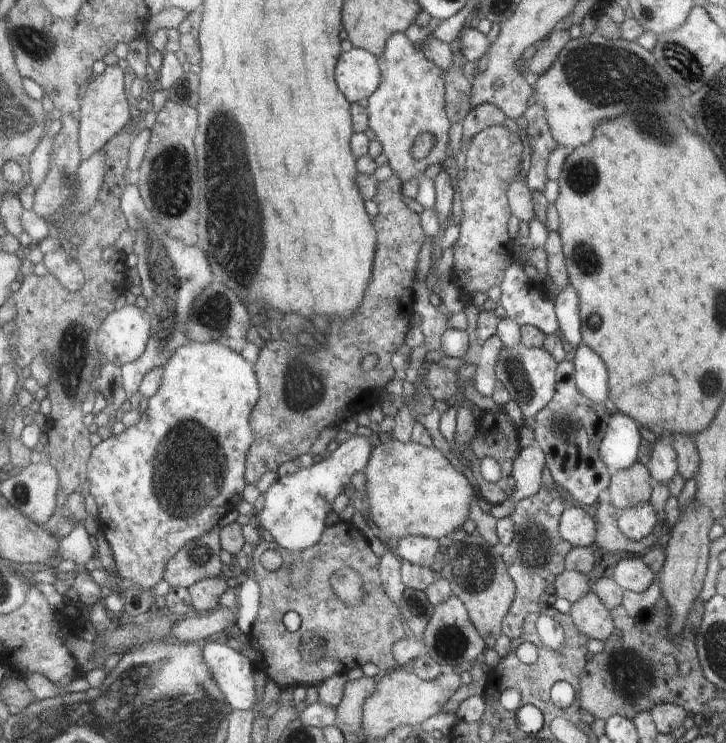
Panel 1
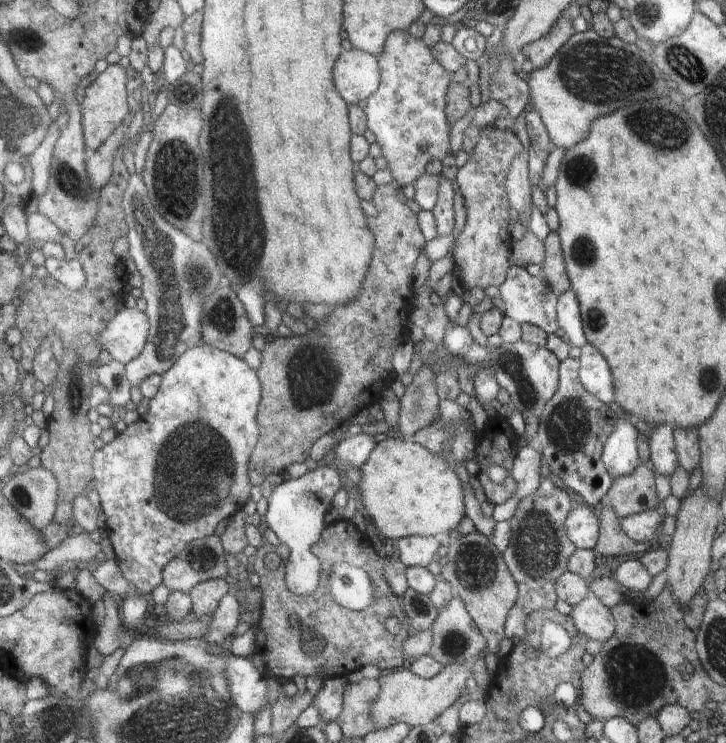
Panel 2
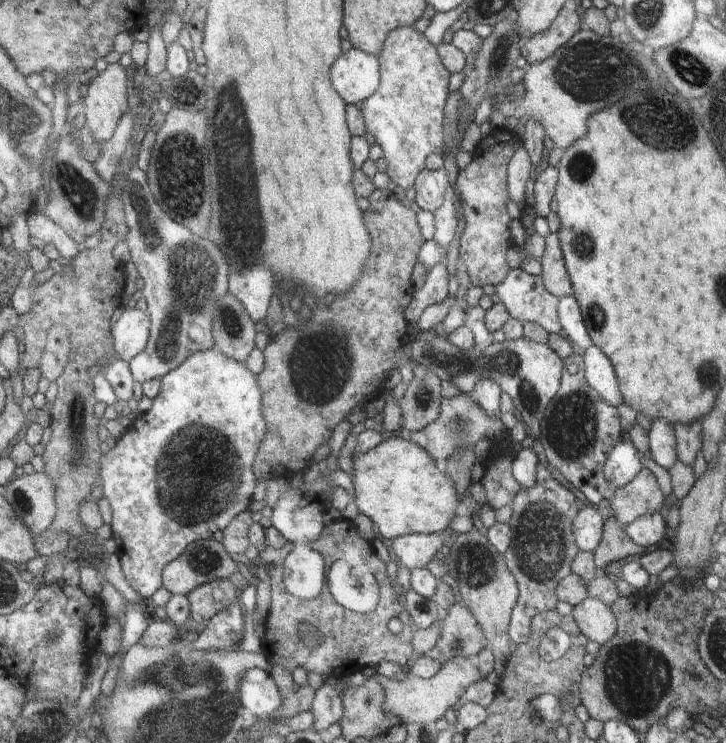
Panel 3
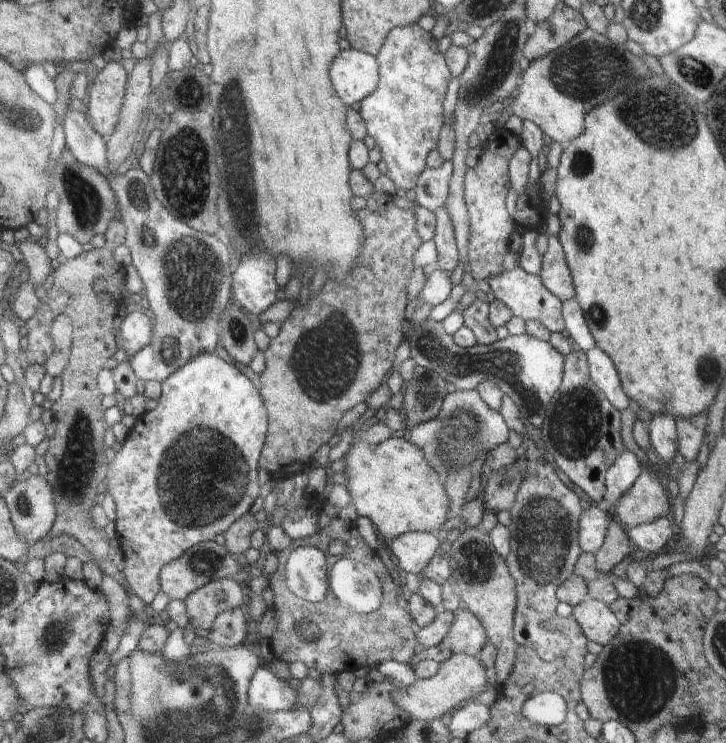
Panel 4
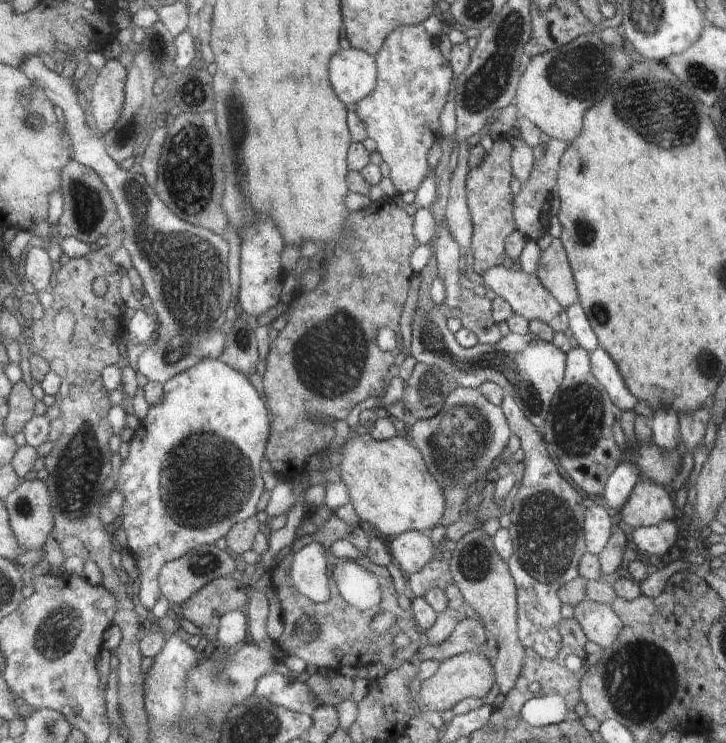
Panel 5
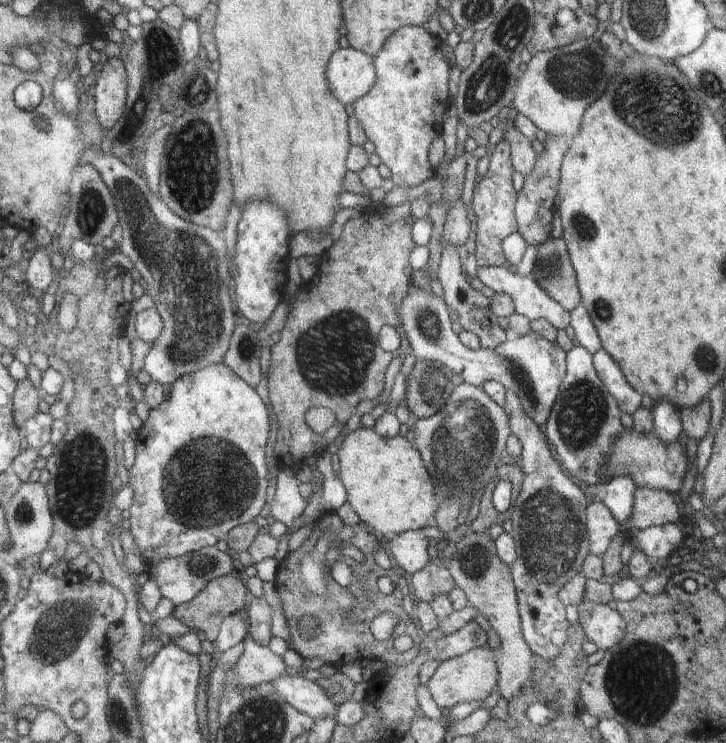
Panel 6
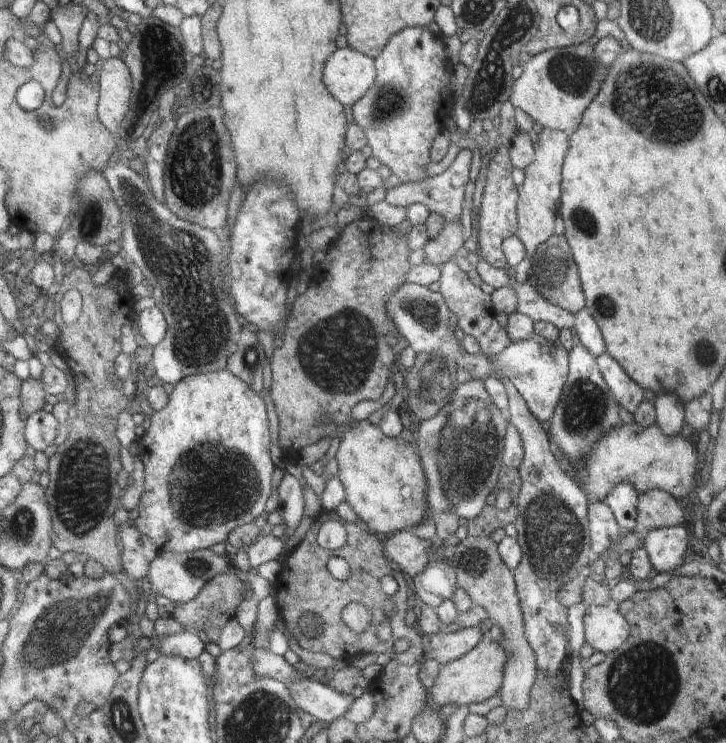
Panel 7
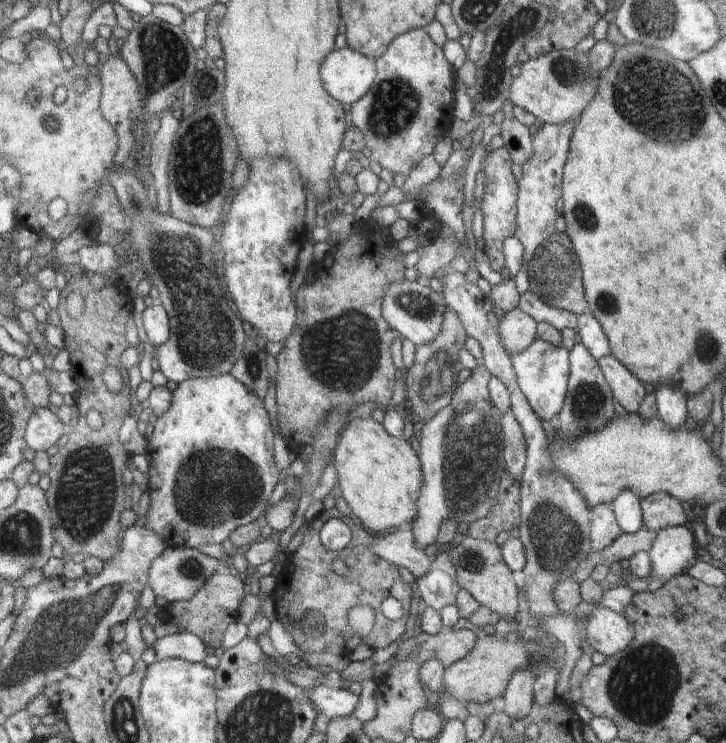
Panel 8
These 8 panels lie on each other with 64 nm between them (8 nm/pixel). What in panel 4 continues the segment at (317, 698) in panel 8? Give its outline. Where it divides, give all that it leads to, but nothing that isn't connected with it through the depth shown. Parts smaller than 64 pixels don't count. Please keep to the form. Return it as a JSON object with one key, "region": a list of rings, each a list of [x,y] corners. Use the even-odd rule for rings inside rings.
{"region":[[[264,666],[258,668],[248,684],[248,707],[262,708],[263,711],[292,711],[296,706],[296,689],[277,678]]]}

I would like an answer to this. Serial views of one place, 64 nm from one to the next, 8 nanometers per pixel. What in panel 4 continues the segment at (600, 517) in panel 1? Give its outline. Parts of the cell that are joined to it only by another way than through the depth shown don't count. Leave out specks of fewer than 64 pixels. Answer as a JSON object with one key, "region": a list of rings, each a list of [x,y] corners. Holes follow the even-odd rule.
{"region":[[[610,520],[605,543],[594,555],[596,569],[601,576],[604,576],[624,558],[638,554],[639,549],[629,540],[622,524]]]}

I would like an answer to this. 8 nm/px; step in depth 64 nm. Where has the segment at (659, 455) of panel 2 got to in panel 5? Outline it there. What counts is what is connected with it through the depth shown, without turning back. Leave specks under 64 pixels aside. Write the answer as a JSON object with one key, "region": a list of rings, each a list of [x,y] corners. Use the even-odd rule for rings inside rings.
{"region":[[[670,408],[658,410],[649,421],[648,426],[652,430],[651,442],[664,452],[676,449],[680,439],[676,412]]]}

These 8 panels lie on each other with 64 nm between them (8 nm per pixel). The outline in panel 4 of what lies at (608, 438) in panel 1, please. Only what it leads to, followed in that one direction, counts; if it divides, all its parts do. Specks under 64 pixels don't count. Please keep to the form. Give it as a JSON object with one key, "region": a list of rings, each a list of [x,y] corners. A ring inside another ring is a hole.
{"region":[[[622,450],[605,473],[606,498],[614,504],[616,500],[630,490],[636,478],[642,472],[642,466],[639,459],[628,450]]]}

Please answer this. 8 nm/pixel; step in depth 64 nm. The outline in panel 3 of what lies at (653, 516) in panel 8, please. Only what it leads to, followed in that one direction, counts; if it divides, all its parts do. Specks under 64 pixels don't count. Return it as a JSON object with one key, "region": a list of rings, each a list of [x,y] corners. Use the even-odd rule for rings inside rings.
{"region":[[[643,467],[634,480],[610,491],[608,499],[615,518],[624,526],[658,512],[664,496],[656,476]]]}

